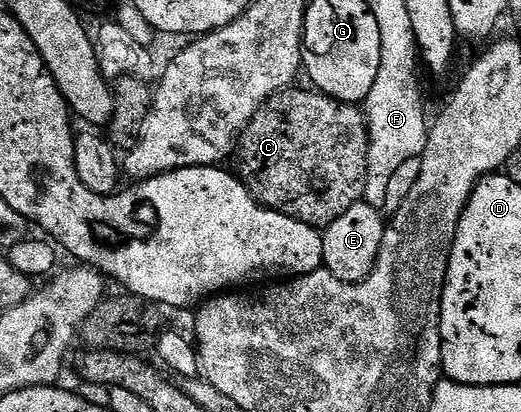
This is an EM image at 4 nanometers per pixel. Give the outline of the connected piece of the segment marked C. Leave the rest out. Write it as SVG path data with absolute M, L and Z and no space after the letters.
M289 87L273 95L254 119L250 119L234 149L234 169L252 198L265 209L273 209L323 231L338 219L338 215L346 215L350 207L364 200L368 174L368 121L363 108L355 104L336 101L311 88L296 88Z

